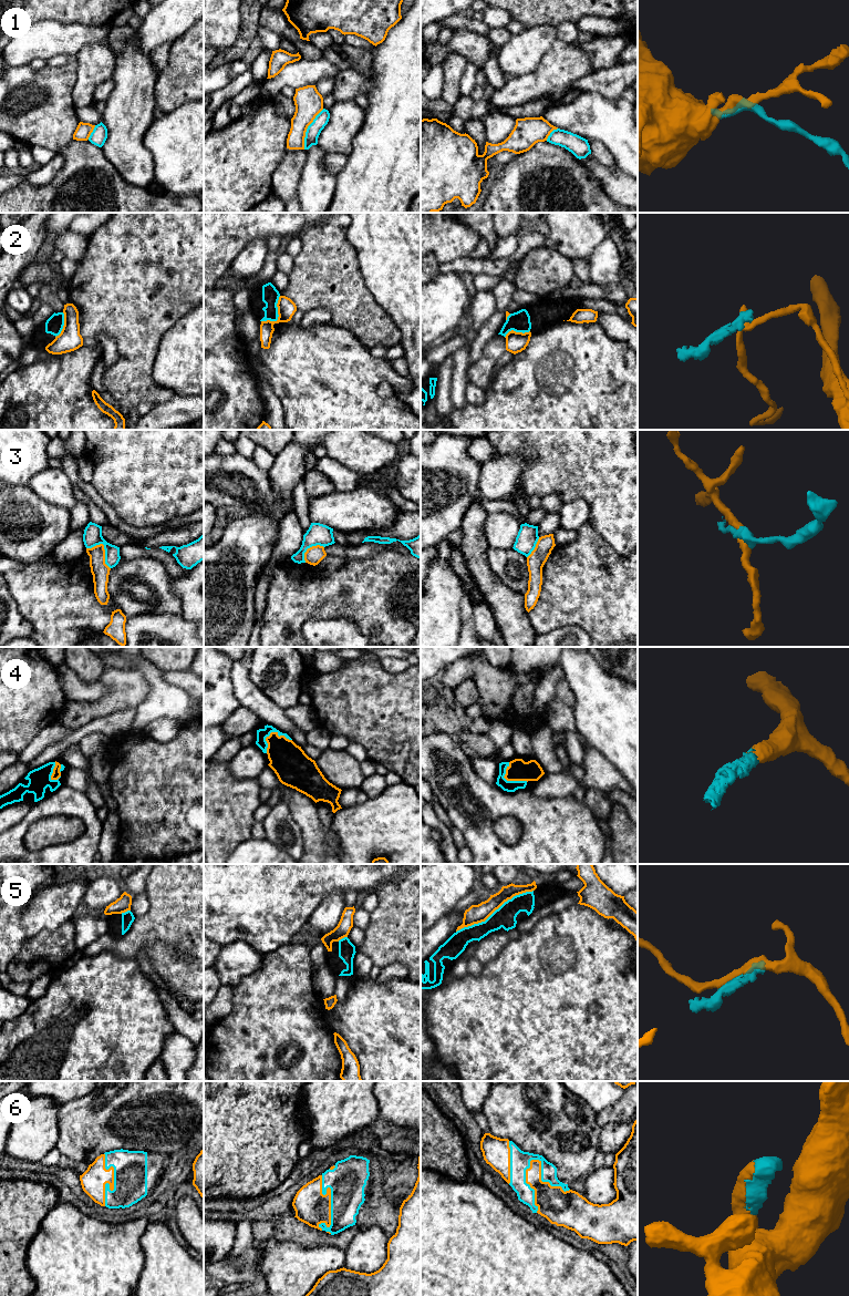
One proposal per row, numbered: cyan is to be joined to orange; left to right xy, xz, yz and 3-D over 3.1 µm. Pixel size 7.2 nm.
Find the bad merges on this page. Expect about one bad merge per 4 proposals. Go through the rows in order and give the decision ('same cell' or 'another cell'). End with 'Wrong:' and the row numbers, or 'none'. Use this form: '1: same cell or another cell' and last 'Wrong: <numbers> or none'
1: another cell
2: another cell
3: another cell
4: same cell
5: another cell
6: same cell
Wrong: 1, 2, 3, 5

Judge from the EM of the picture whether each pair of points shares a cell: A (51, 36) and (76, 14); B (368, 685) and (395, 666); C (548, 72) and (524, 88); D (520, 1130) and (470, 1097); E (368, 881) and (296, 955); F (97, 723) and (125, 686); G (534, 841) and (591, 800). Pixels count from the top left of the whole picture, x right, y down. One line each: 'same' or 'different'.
A: different
B: different
C: same
D: different
E: different
F: different
G: different

